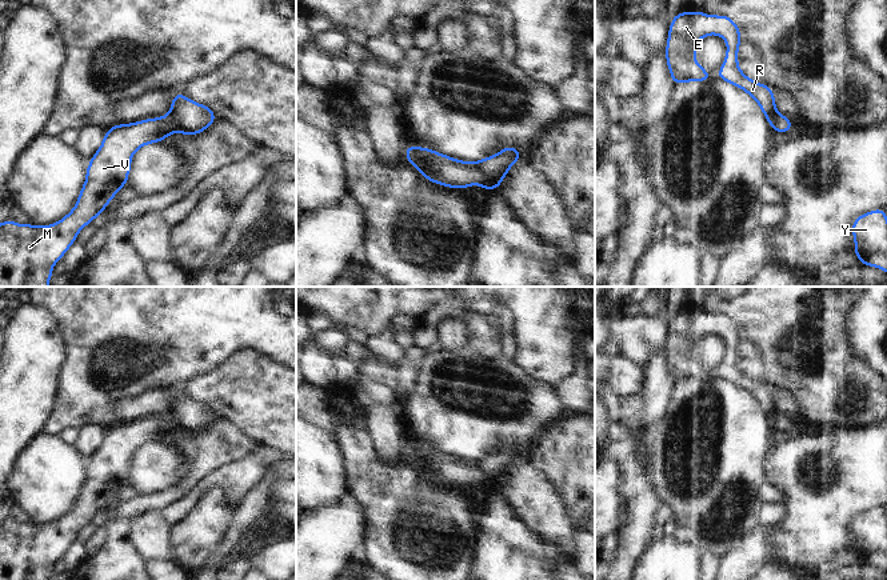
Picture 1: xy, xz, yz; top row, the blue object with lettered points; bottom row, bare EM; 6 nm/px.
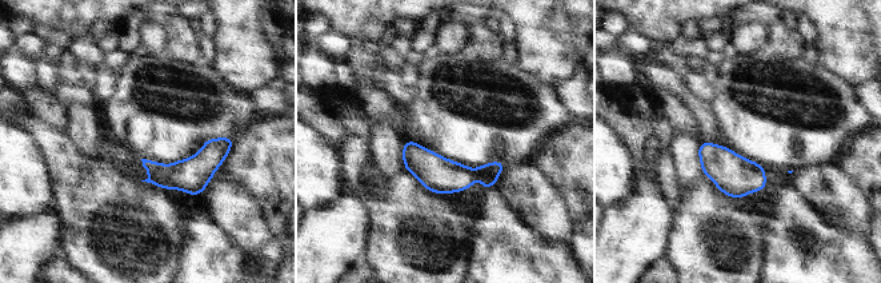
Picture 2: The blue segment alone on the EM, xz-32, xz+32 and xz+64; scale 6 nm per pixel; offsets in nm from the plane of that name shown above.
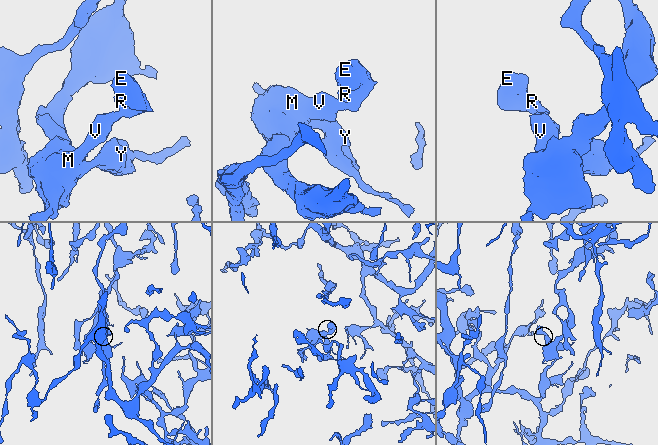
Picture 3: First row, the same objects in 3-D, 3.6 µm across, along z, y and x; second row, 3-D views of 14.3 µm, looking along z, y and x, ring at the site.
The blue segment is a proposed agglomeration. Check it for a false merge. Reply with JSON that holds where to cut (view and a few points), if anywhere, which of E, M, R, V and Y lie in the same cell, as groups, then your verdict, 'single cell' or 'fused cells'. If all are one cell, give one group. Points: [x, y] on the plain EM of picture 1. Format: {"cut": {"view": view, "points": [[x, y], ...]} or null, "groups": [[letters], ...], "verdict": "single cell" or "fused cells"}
{"cut": null, "groups": [["E", "M", "R", "V", "Y"]], "verdict": "single cell"}

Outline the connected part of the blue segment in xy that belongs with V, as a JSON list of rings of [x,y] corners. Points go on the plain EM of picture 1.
[[[177,391],[172,396],[172,405],[167,415],[133,423],[117,423],[105,429],[101,445],[92,455],[85,469],[87,480],[80,489],[77,501],[64,517],[47,525],[20,524],[9,517],[0,523],[0,580],[49,580],[53,563],[61,559],[67,548],[75,541],[80,528],[97,513],[103,513],[109,499],[116,496],[119,487],[128,484],[131,457],[136,448],[151,441],[163,440],[173,429],[183,433],[199,433],[211,425],[215,419],[216,413],[212,408]]]

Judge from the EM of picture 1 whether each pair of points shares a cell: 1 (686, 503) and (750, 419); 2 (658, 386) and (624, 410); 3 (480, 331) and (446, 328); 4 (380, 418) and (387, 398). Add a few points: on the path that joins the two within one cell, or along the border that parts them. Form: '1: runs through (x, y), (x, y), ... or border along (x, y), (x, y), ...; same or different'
1: runs through (707, 482), (720, 462), (722, 447), (728, 440); same
2: runs through (650, 394), (632, 410); same
3: border along (436, 324), (456, 318), (466, 331), (466, 344); different
4: border along (396, 403), (390, 406), (374, 404), (366, 412); different

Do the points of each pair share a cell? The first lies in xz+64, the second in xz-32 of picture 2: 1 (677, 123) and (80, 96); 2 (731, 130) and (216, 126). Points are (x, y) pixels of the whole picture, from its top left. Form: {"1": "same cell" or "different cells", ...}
{"1": "same cell", "2": "same cell"}

